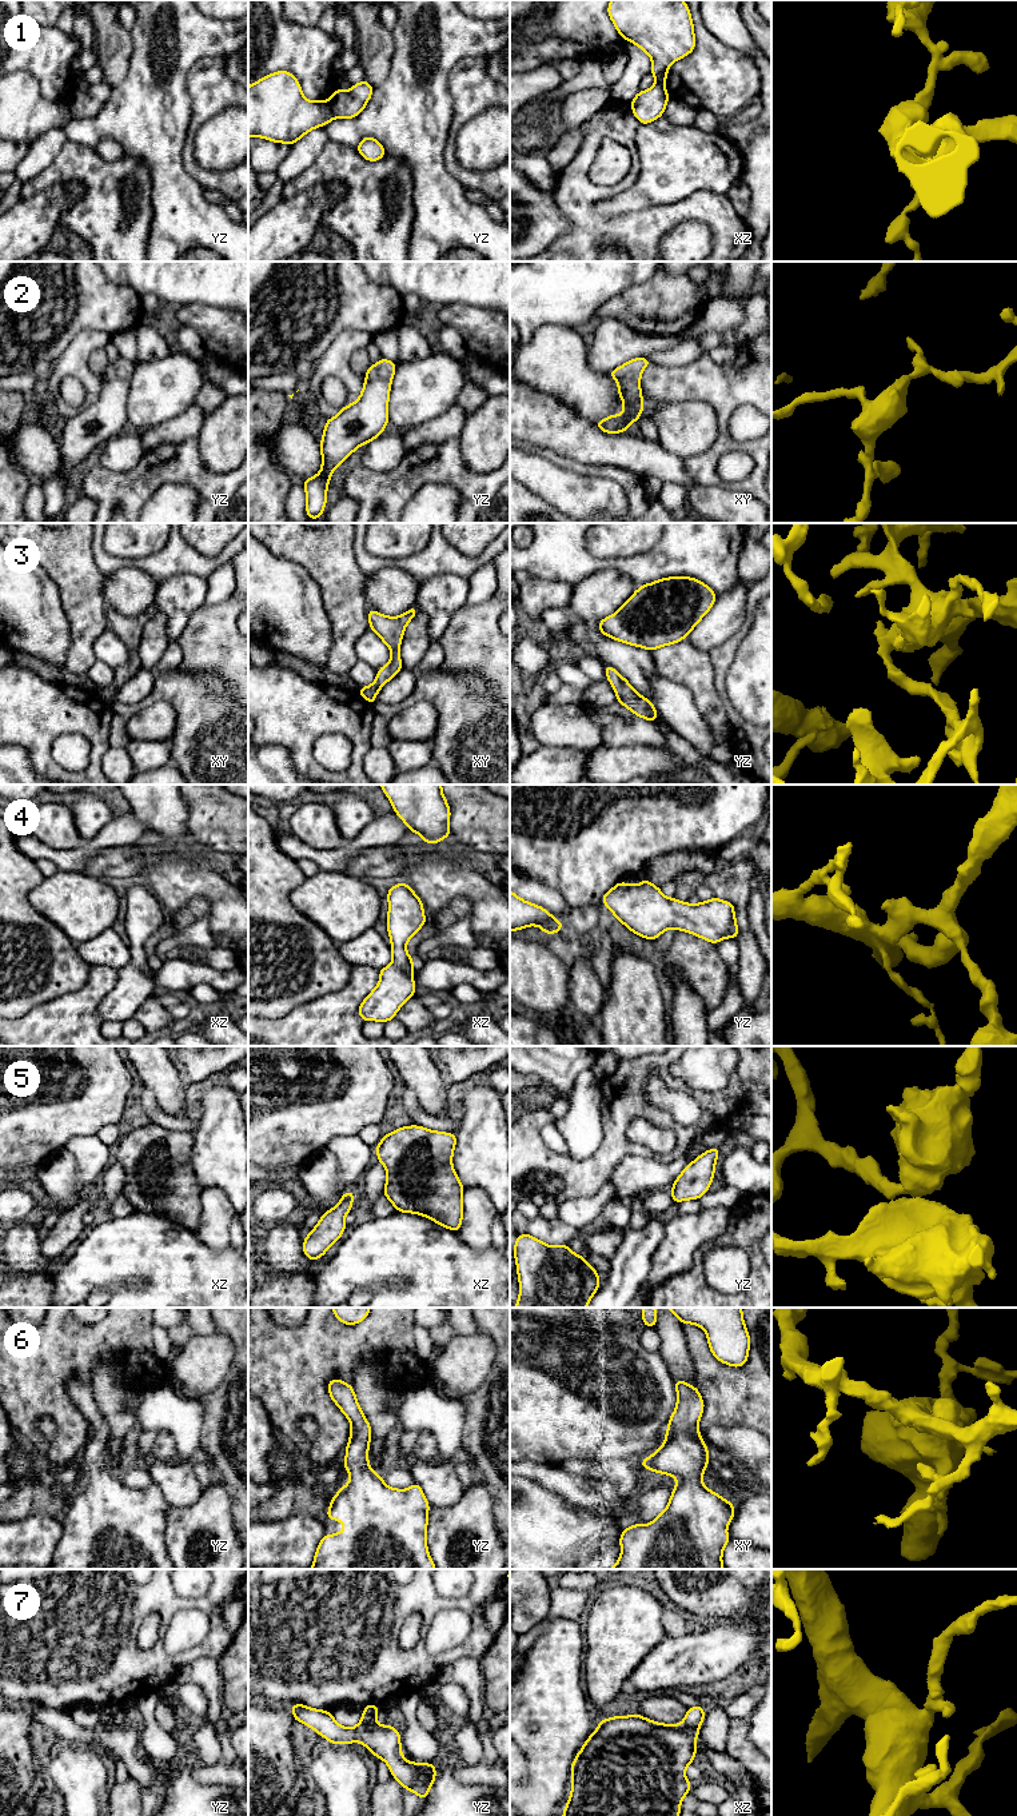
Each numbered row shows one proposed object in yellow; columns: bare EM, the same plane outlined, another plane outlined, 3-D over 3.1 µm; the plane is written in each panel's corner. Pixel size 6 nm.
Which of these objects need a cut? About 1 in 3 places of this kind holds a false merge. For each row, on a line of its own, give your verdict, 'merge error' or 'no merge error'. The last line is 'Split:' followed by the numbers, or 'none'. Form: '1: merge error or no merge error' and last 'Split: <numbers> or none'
1: merge error
2: no merge error
3: no merge error
4: no merge error
5: no merge error
6: no merge error
7: no merge error
Split: 1

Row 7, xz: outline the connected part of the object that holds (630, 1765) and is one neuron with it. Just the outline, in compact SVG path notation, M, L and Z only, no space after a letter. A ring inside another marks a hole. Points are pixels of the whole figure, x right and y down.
M702 1705L687 1708L686 1716L681 1724L661 1724L641 1715L631 1716L617 1716L610 1719L601 1720L598 1728L593 1735L586 1740L579 1753L575 1756L571 1764L571 1795L566 1803L566 1808L562 1816L679 1816L681 1801L689 1795L691 1781L685 1777L685 1769L687 1765L693 1764L693 1757L697 1755L695 1739L699 1733L699 1727L705 1719L705 1711Z

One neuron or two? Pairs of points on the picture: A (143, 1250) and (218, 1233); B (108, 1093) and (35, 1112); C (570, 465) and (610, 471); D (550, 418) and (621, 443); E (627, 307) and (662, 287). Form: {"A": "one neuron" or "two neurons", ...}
{"A": "two neurons", "B": "one neuron", "C": "one neuron", "D": "one neuron", "E": "one neuron"}

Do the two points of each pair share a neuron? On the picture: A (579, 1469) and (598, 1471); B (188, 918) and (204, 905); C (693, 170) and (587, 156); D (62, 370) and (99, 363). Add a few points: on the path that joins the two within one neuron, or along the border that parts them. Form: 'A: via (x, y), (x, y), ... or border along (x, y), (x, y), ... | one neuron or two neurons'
A: via (583, 1469), (594, 1469) | one neuron
B: via (192, 914), (200, 906) | one neuron
C: border along (637, 132), (638, 178), (625, 191) | two neurons
D: border along (102, 346), (88, 359), (88, 366), (95, 374) | two neurons

